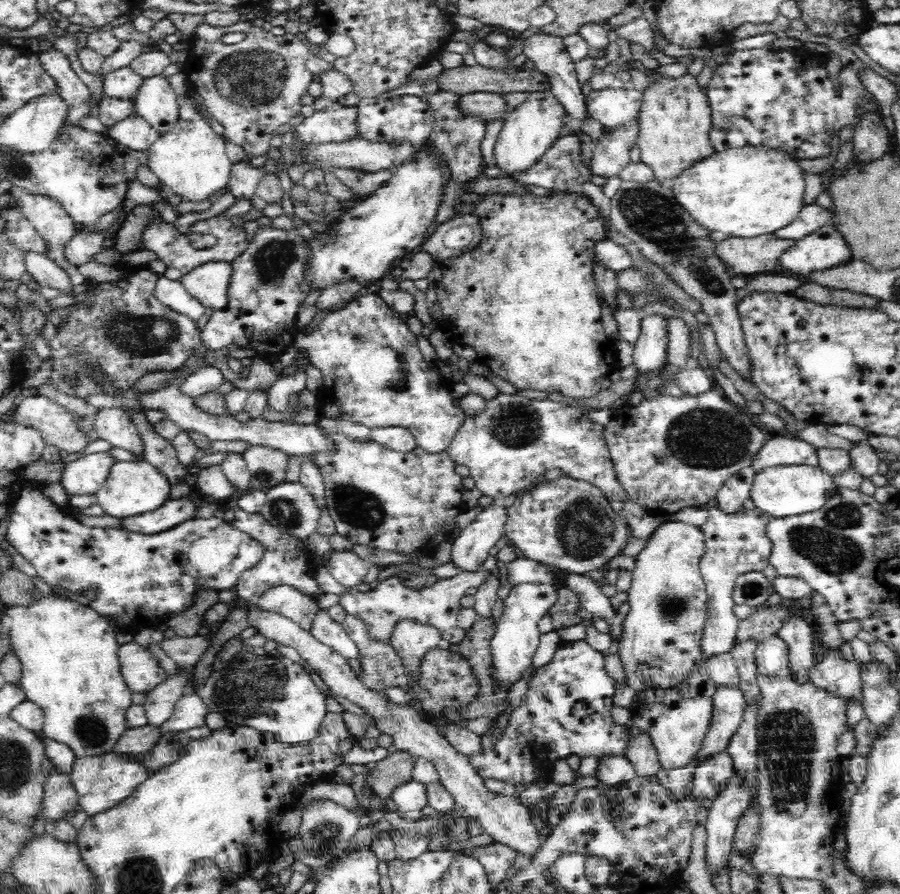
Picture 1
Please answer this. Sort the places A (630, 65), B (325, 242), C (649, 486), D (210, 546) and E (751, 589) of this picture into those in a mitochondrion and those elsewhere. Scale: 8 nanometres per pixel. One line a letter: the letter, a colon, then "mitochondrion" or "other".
A: other
B: mitochondrion
C: other
D: other
E: mitochondrion

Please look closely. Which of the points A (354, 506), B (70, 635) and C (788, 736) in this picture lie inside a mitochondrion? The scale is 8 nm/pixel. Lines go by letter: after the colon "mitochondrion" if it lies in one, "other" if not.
A: mitochondrion
B: other
C: mitochondrion

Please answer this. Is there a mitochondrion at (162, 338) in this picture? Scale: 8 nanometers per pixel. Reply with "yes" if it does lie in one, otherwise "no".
yes

